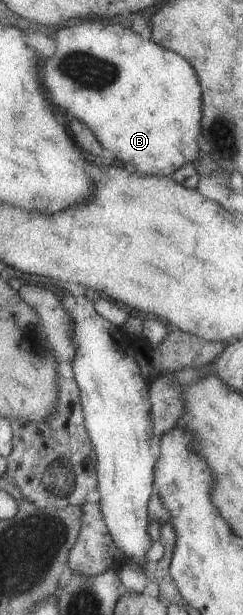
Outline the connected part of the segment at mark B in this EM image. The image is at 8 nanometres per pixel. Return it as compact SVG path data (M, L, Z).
M80 20L80 24L76 24L72 28L66 27L56 30L53 42L55 46L54 54L48 60L44 60L44 66L42 66L44 92L46 92L46 96L48 96L52 106L56 106L58 110L68 112L72 118L76 118L78 122L82 122L84 126L87 126L102 148L110 150L120 162L132 164L140 174L156 177L171 175L179 168L182 168L186 162L193 163L198 160L199 149L196 145L196 138L202 134L202 116L200 116L202 112L202 100L200 98L202 92L200 84L198 84L198 78L194 76L196 72L192 70L192 66L188 66L188 62L184 62L178 54L160 48L153 40L140 38L138 34L134 34L128 28L122 28L118 24L100 24L100 22L94 22L94 20Z

